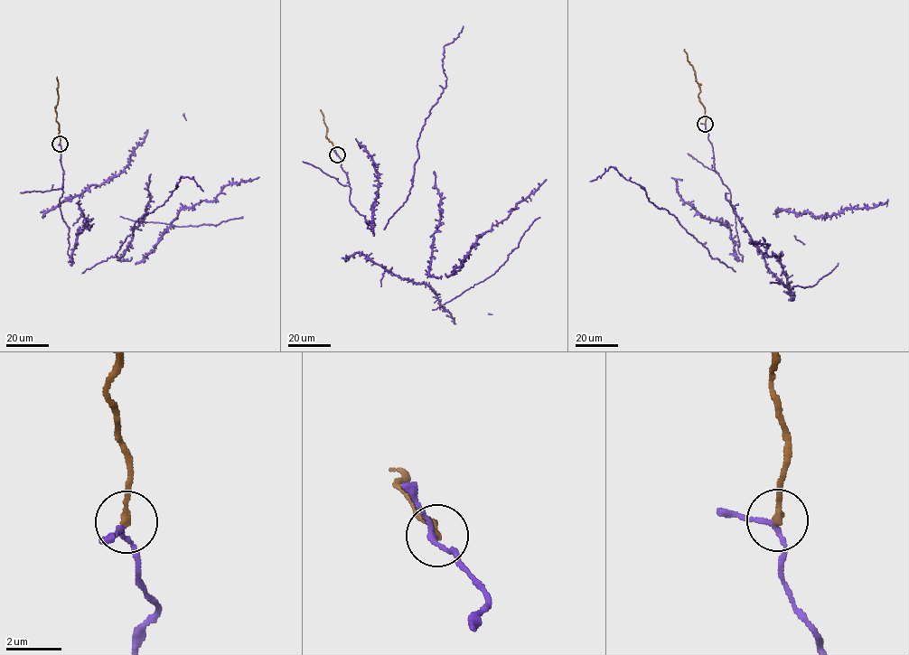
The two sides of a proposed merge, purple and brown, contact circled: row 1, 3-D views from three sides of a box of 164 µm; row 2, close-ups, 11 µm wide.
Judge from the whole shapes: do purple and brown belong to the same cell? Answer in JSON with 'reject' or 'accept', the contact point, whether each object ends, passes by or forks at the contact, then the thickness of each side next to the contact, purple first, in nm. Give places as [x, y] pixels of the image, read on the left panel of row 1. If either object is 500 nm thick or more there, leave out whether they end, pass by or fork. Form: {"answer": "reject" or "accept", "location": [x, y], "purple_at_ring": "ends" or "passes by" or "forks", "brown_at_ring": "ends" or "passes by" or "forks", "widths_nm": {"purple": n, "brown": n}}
{"answer": "accept", "location": [60, 144], "purple_at_ring": "passes by", "brown_at_ring": "ends", "widths_nm": {"purple": 160, "brown": 240}}

